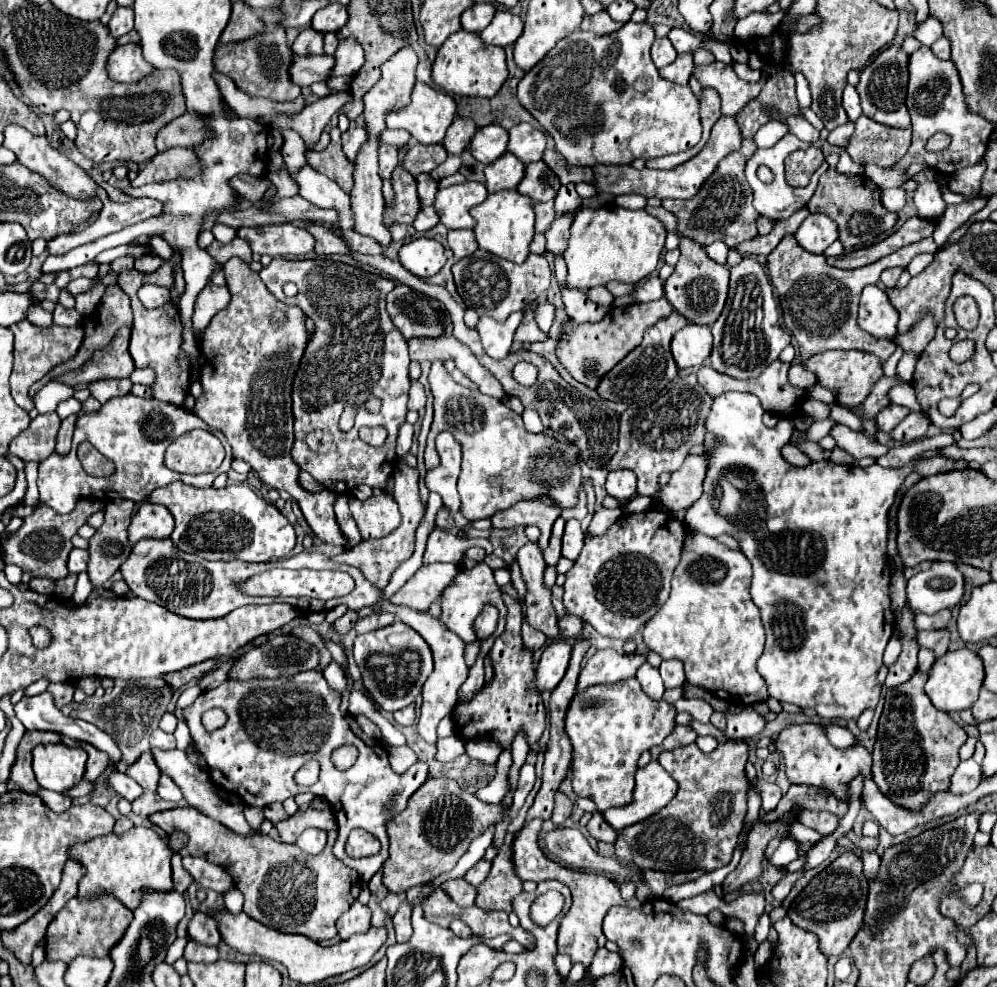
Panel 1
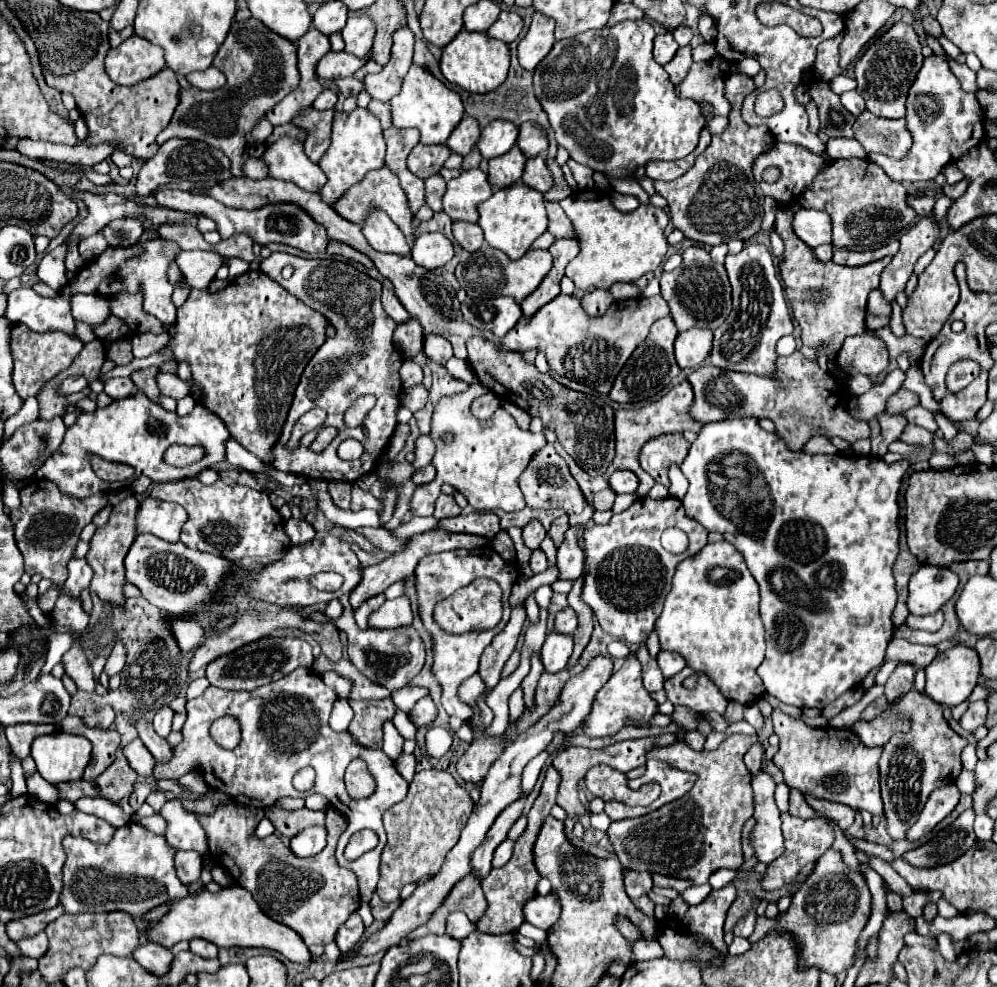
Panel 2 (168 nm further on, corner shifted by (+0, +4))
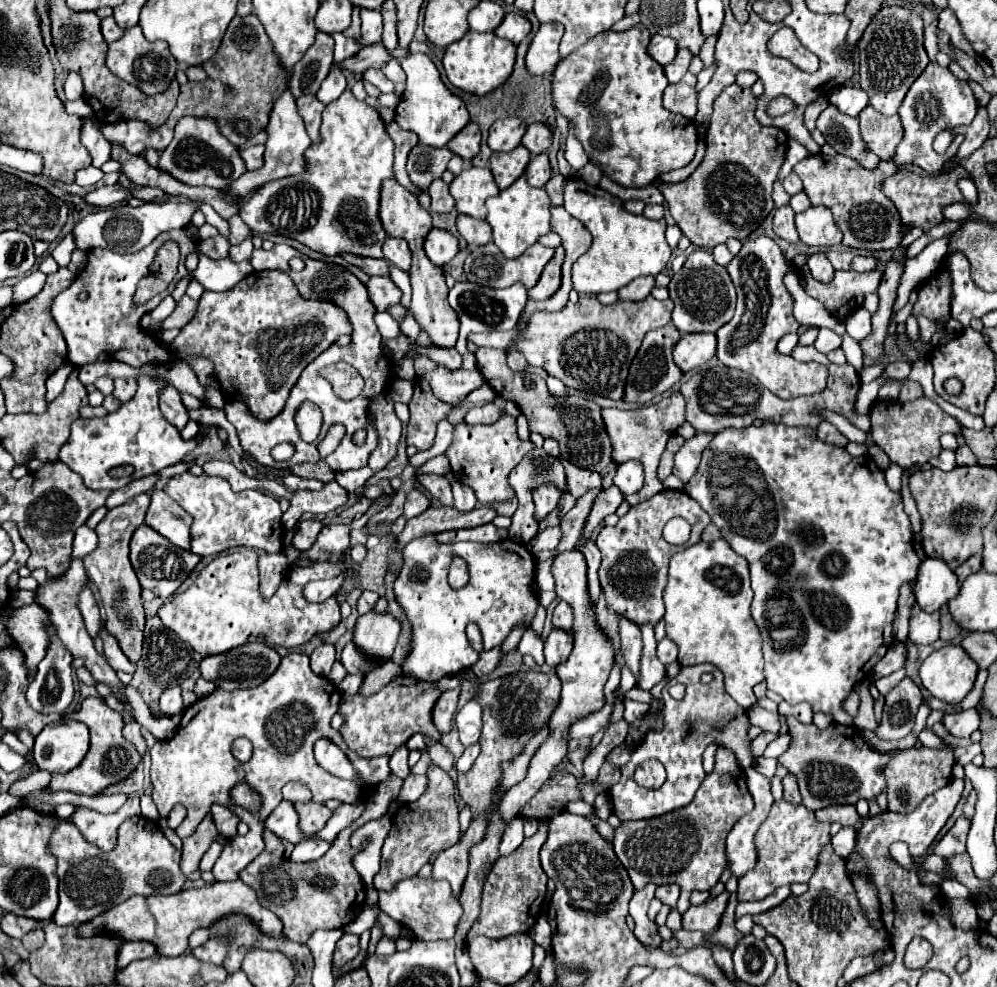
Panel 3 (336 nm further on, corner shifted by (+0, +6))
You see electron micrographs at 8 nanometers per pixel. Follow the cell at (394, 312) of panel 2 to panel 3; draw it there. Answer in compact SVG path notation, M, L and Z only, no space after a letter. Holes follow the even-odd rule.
M371 277L367 281L367 291L369 291L369 301L375 305L377 311L385 311L387 307L399 303L401 291L389 277Z

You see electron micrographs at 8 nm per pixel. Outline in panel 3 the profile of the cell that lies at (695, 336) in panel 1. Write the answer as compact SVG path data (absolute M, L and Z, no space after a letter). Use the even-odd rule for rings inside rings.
M683 335L673 349L675 363L683 373L705 365L717 353L715 335Z

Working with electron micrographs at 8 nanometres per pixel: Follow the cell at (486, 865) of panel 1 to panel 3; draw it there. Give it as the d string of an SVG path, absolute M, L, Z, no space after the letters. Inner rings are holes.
M513 819L513 823L511 823L509 827L505 827L499 853L501 853L501 855L513 853L513 851L523 843L523 839L525 839L525 837L523 837L523 821Z

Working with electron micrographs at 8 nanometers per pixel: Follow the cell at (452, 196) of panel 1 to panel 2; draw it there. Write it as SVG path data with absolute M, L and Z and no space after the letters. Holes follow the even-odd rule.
M481 169L463 171L457 179L447 181L447 191L443 195L443 211L453 221L477 223L477 205L493 195L493 187Z

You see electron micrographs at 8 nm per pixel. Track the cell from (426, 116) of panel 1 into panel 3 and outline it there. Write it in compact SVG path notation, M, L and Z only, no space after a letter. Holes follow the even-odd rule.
M425 53L407 55L401 61L401 67L407 75L407 87L395 109L397 123L407 131L417 133L419 143L423 145L431 147L447 145L449 139L453 139L469 123L469 113L465 103L445 87L435 63Z

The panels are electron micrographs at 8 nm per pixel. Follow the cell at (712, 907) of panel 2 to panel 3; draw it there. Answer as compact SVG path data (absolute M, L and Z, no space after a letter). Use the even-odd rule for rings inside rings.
M723 891L721 895L711 897L697 907L689 907L683 913L683 929L713 933L721 921L725 907L727 907L727 899L729 899L729 893Z

